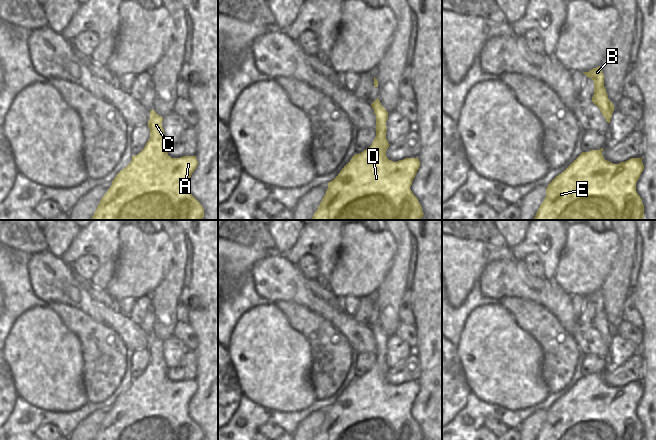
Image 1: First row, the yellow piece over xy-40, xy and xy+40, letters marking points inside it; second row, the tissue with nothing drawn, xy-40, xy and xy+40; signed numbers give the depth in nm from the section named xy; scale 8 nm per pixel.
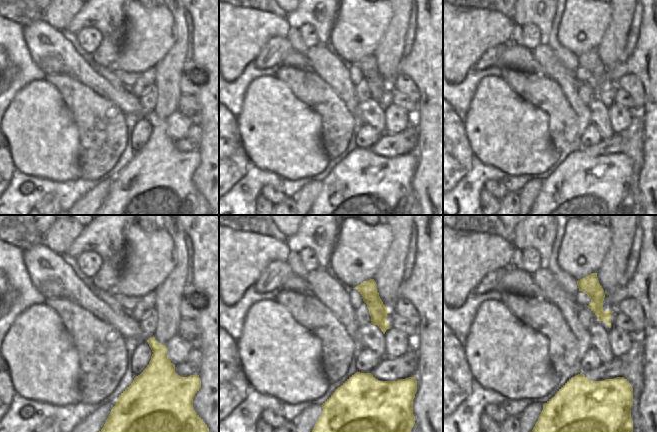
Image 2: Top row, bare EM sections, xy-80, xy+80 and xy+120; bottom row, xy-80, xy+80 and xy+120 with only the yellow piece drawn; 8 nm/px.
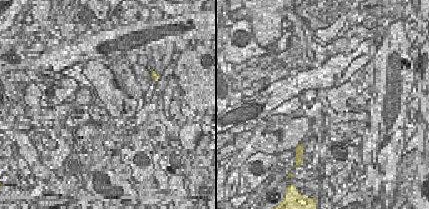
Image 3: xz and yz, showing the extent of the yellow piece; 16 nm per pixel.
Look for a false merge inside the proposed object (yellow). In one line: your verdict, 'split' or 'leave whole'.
split

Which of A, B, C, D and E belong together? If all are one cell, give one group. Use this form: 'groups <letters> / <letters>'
groups A C D E / B

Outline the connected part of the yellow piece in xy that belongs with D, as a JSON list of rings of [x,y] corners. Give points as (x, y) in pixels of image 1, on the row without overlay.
[[[371,328],[376,339],[376,361],[372,369],[352,383],[328,407],[328,413],[313,440],[423,440],[422,431],[410,411],[420,391],[418,382],[393,386],[386,381],[388,336]]]

